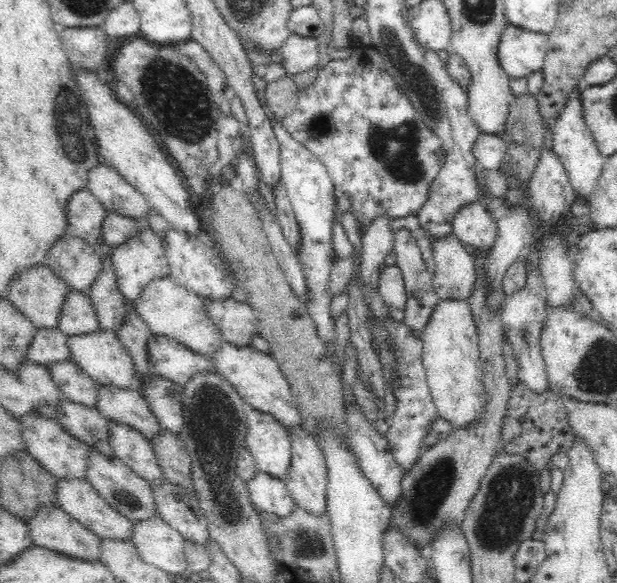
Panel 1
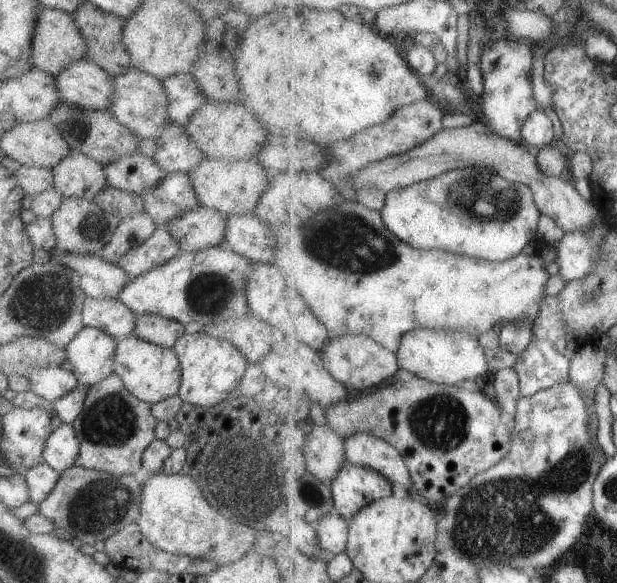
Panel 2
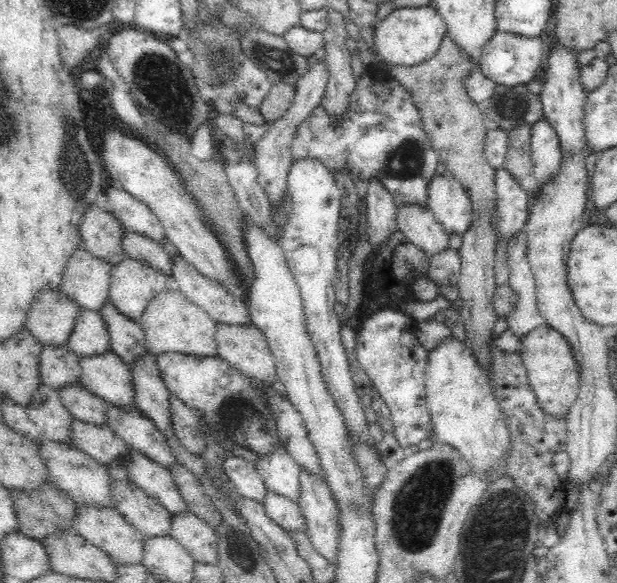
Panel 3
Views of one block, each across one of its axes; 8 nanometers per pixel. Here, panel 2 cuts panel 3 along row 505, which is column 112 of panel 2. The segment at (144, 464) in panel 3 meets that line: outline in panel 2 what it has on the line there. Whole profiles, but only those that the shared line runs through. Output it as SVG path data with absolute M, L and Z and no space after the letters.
M140 152L123 154L121 158L102 168L107 185L140 197L164 175L163 170L152 158Z

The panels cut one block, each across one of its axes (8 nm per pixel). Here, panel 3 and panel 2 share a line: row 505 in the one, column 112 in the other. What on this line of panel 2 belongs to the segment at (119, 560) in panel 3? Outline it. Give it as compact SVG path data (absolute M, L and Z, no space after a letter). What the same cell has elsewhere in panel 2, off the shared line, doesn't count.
M79 58L55 76L61 103L79 110L109 110L113 77L92 60Z

